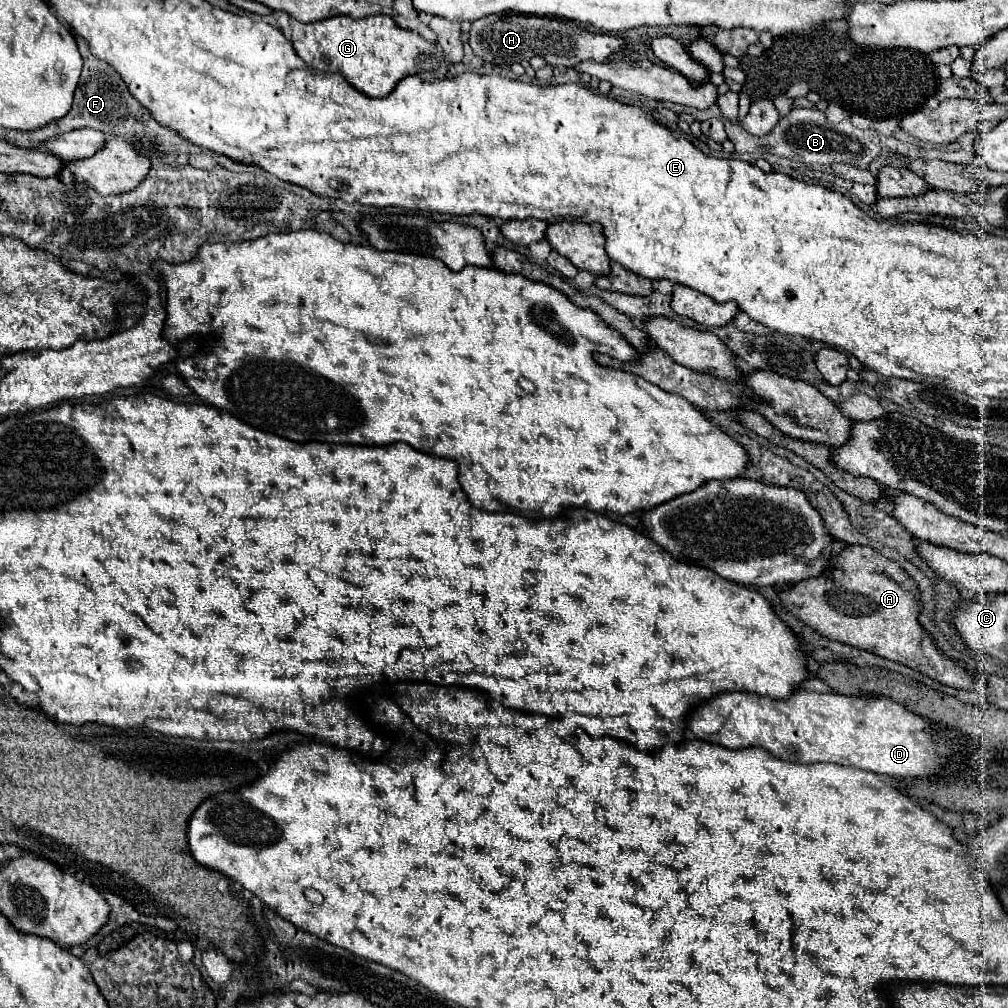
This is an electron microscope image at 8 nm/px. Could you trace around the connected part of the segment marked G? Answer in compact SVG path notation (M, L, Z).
M332 16L312 24L302 24L292 18L290 24L292 46L310 68L320 72L340 72L356 90L366 96L384 98L406 76L422 74L424 82L434 82L446 78L448 74L448 64L436 44L424 40L416 32L402 30L392 18L386 16L368 16L362 20L354 20L350 16Z

